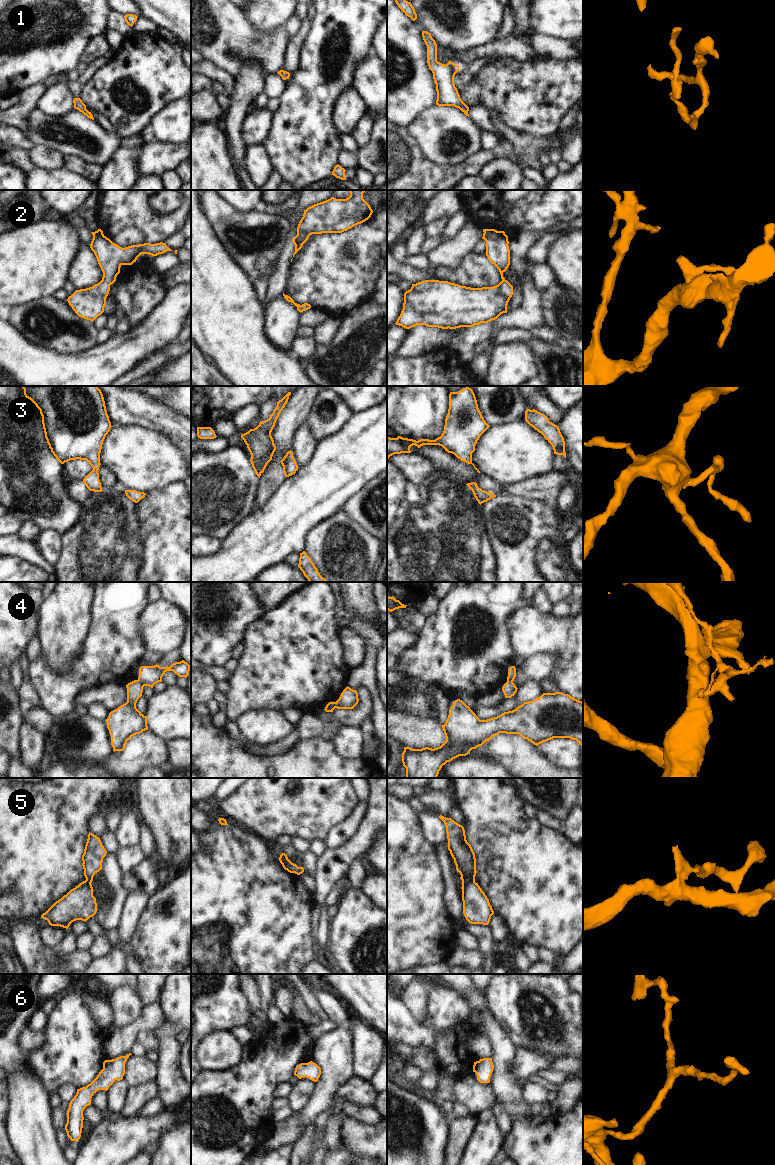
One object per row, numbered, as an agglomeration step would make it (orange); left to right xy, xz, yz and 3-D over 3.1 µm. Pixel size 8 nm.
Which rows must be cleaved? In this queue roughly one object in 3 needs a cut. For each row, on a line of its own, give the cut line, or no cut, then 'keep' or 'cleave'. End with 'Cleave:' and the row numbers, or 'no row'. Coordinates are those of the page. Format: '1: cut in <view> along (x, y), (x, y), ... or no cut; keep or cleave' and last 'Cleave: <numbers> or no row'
1: no cut; keep
2: no cut; keep
3: no cut; keep
4: cut in xy along (138, 679), (143, 686); cleave
5: cut in yz along (474, 881), (462, 882); cleave
6: no cut; keep
Cleave: 4, 5

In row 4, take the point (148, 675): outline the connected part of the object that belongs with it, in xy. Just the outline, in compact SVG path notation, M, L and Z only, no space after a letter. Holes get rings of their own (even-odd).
M184 660L175 662L170 667L160 667L157 664L154 666L141 666L138 680L143 686L153 688L156 683L162 682L162 677L167 671L173 671L179 677L187 678L190 669L191 666Z

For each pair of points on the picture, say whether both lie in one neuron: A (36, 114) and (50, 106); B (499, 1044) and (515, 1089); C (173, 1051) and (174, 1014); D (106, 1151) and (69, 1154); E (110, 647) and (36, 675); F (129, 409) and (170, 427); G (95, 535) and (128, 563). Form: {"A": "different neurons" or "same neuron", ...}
{"A": "different neurons", "B": "same neuron", "C": "different neurons", "D": "different neurons", "E": "same neuron", "F": "same neuron", "G": "same neuron"}

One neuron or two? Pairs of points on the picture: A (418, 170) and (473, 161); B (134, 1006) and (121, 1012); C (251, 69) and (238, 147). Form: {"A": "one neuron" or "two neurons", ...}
{"A": "one neuron", "B": "one neuron", "C": "one neuron"}

